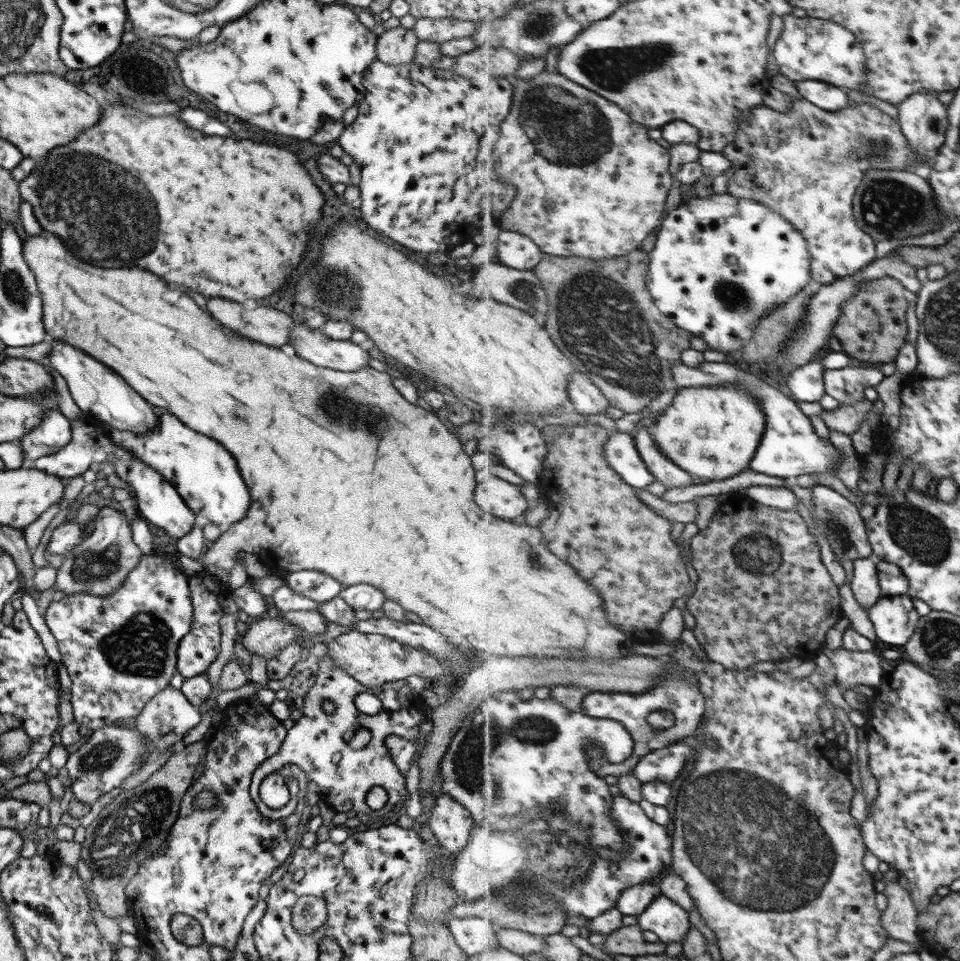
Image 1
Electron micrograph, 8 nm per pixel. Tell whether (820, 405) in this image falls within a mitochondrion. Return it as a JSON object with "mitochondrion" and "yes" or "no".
{"mitochondrion":"no"}

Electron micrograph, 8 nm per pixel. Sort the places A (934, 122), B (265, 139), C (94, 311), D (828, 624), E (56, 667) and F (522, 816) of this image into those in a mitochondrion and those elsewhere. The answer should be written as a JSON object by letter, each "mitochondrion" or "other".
{"A":"mitochondrion","B":"other","C":"other","D":"other","E":"other","F":"mitochondrion"}

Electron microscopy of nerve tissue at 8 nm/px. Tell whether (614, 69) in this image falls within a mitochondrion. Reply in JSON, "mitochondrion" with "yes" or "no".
{"mitochondrion":"yes"}

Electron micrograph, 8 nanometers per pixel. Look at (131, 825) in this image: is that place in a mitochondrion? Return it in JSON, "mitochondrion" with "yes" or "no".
{"mitochondrion":"yes"}

